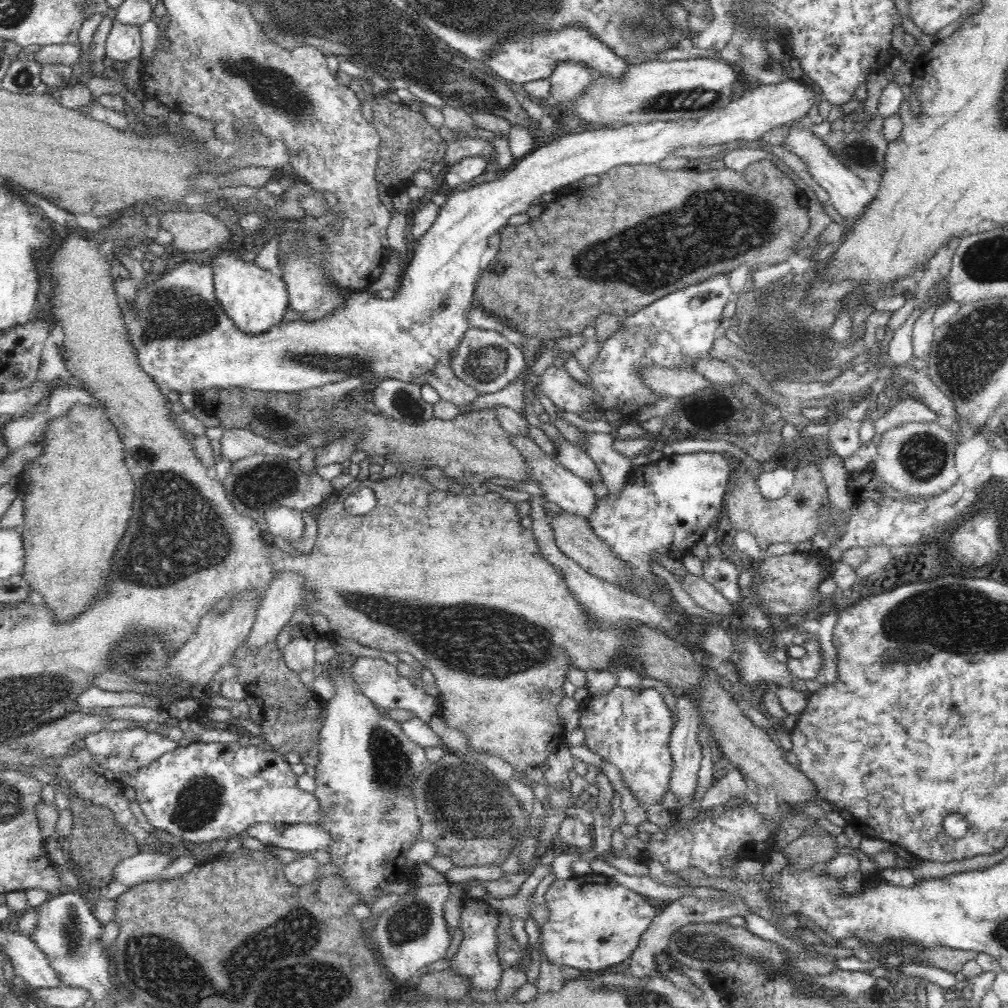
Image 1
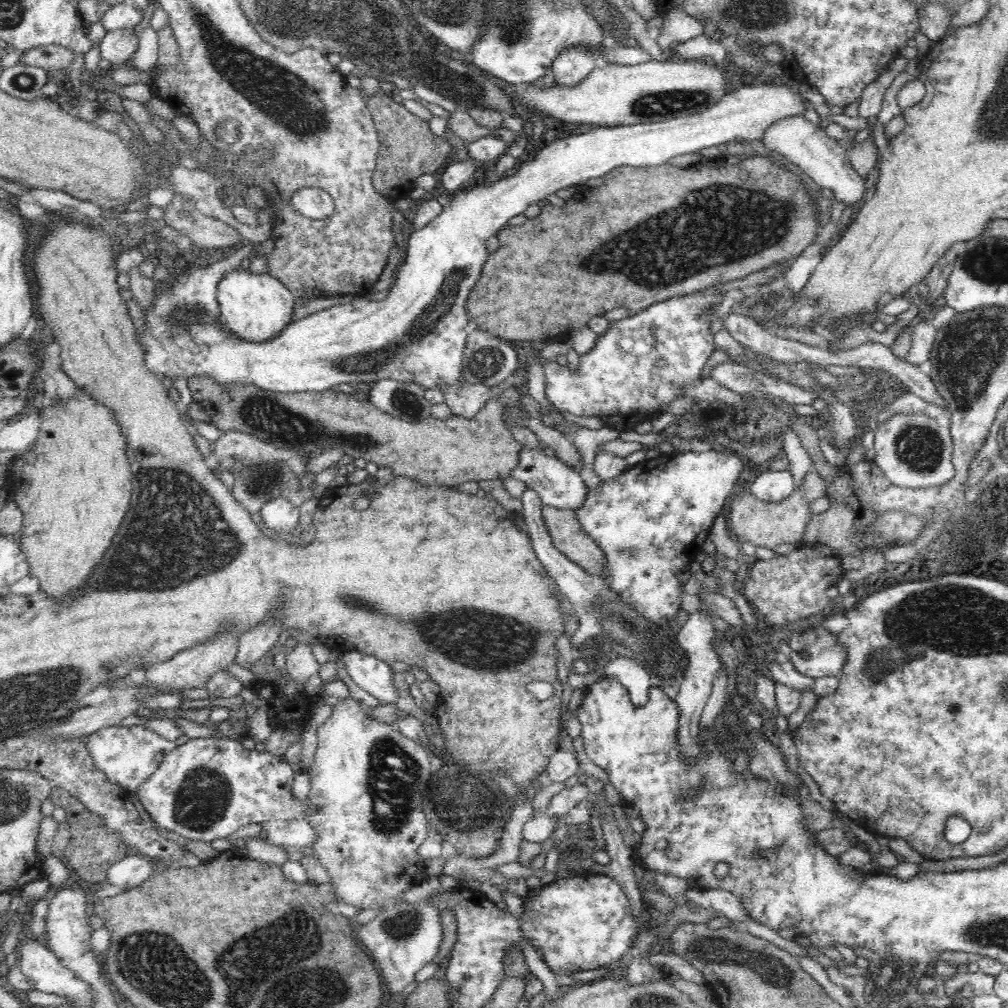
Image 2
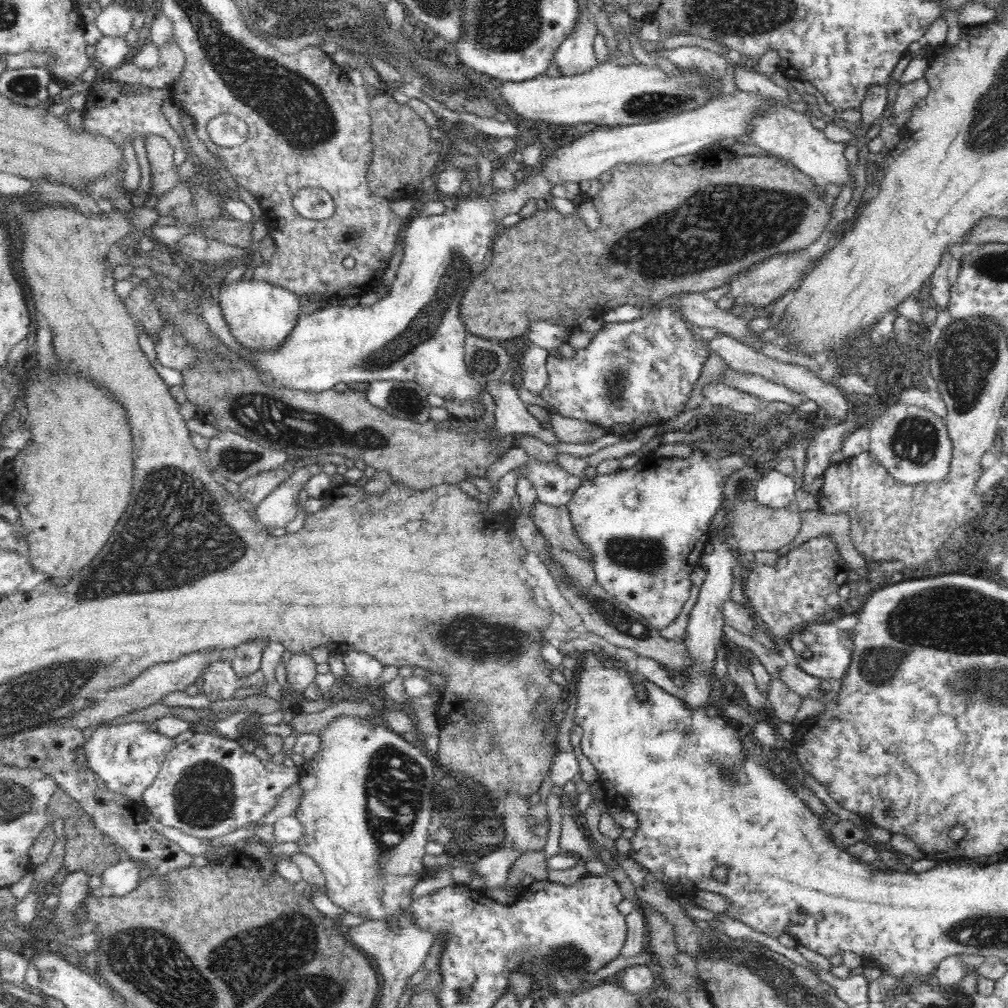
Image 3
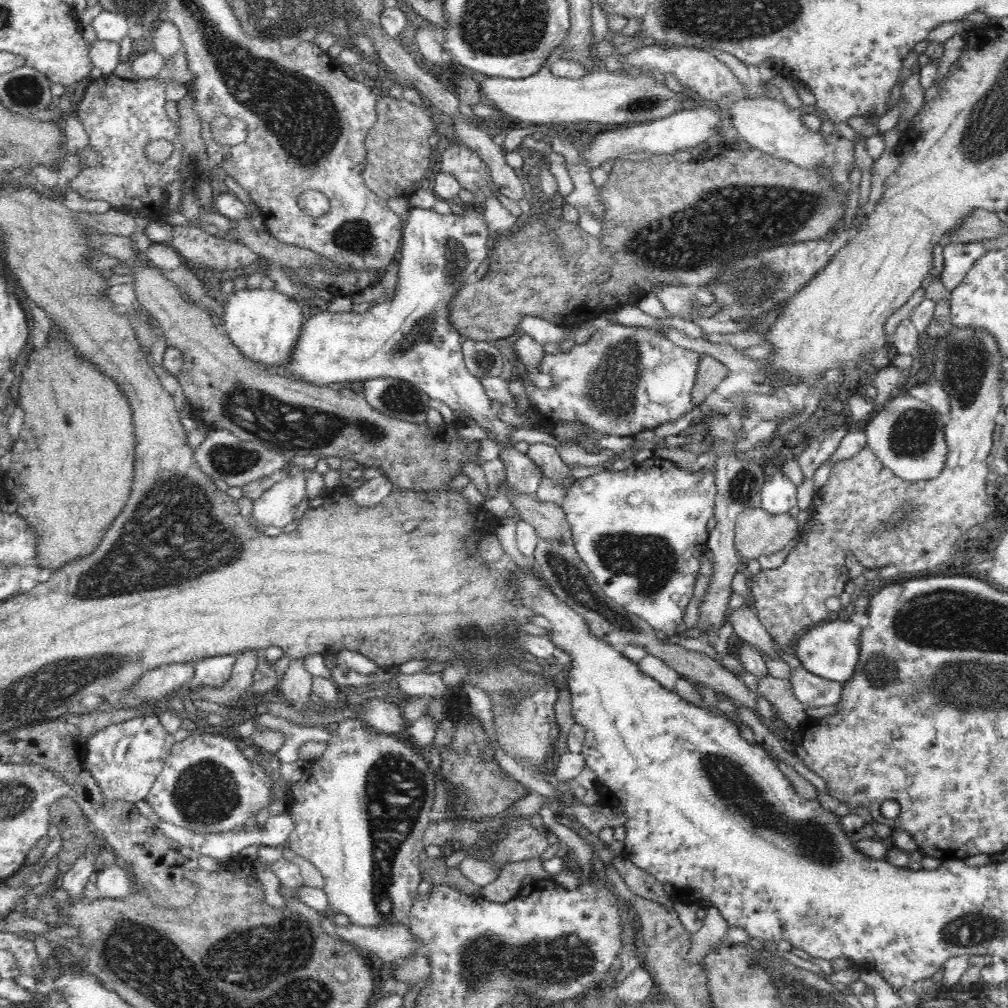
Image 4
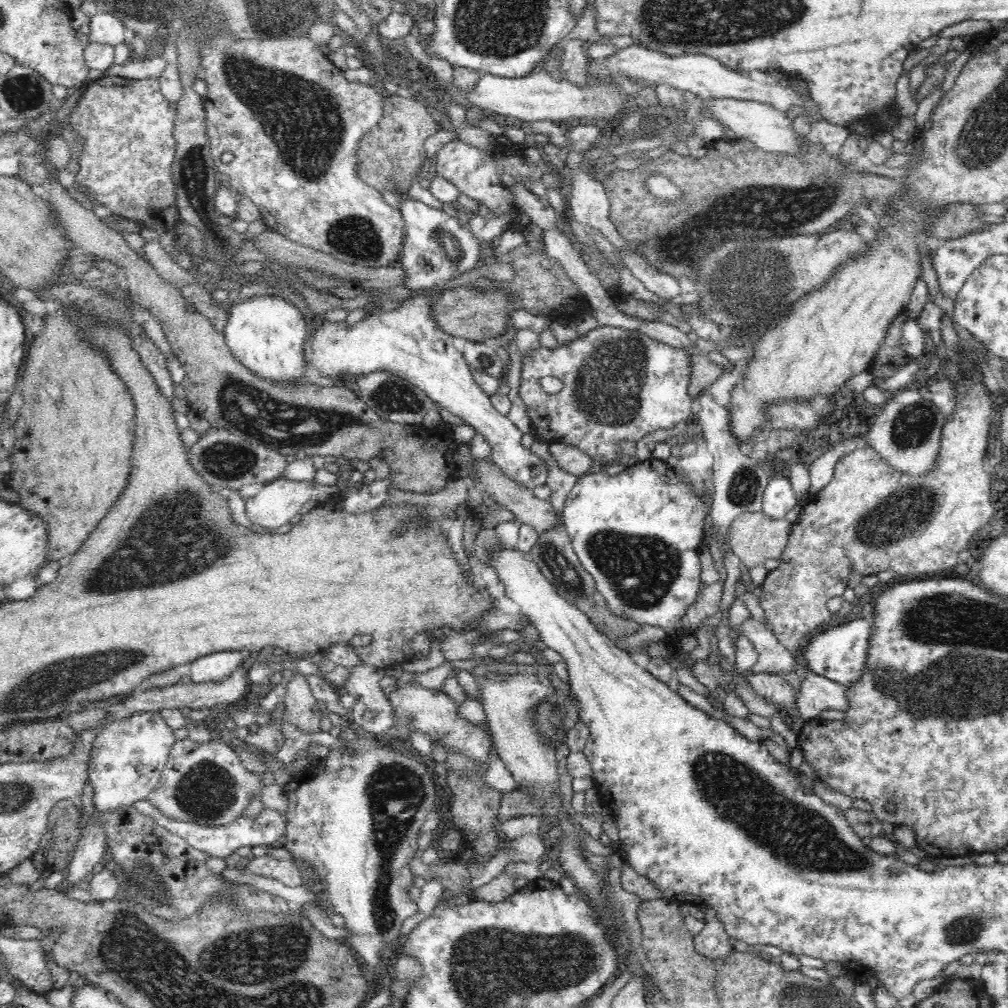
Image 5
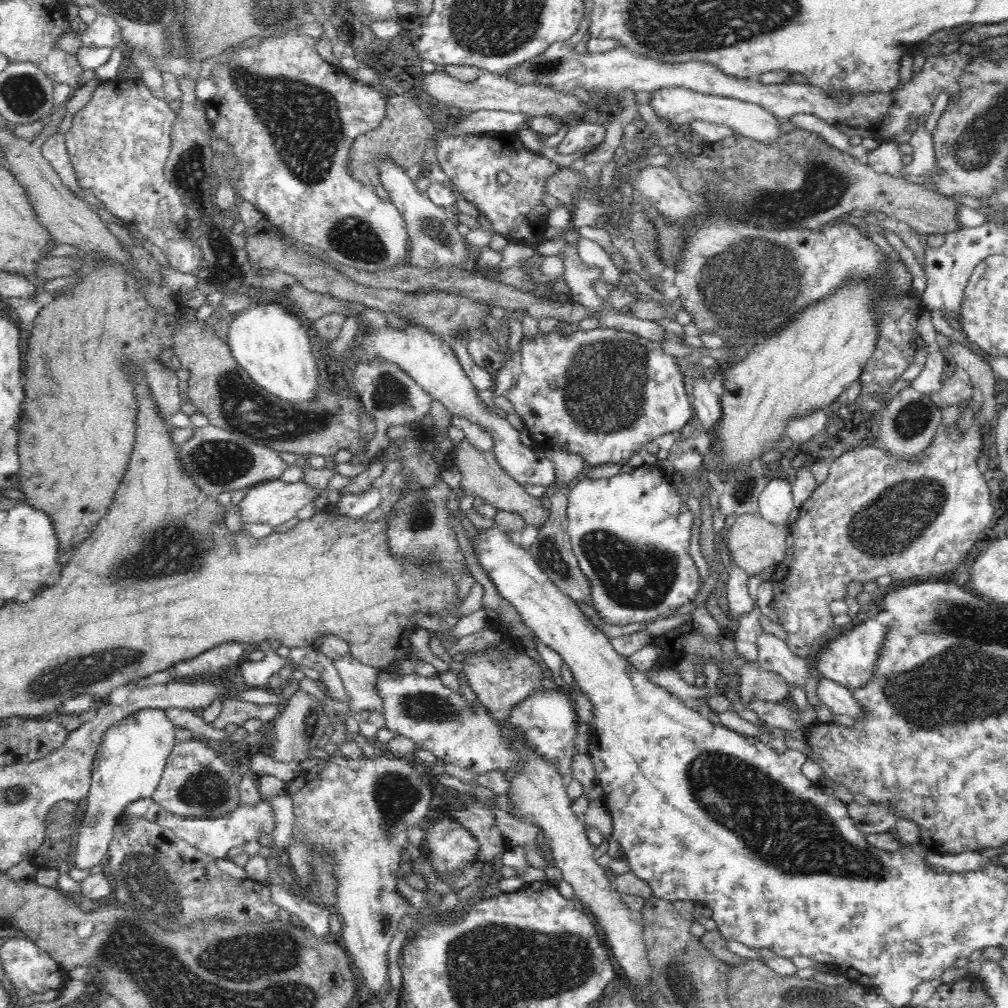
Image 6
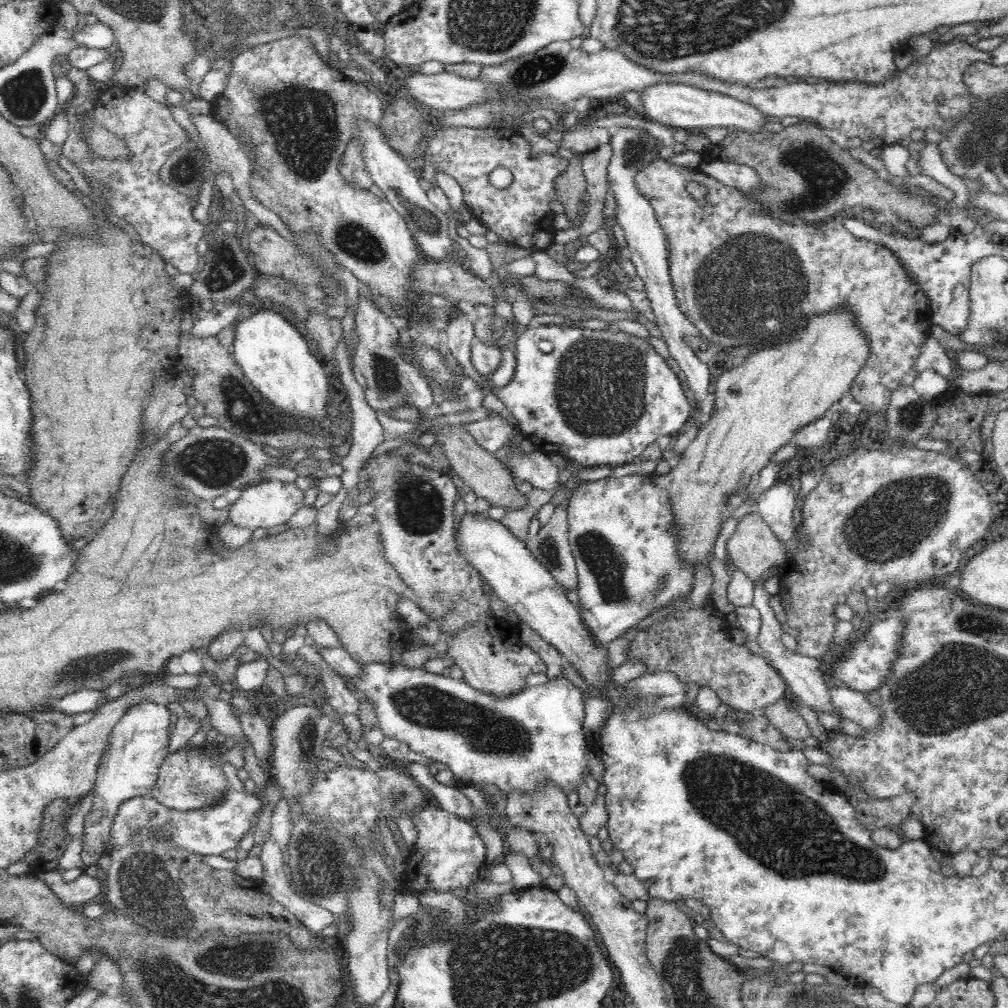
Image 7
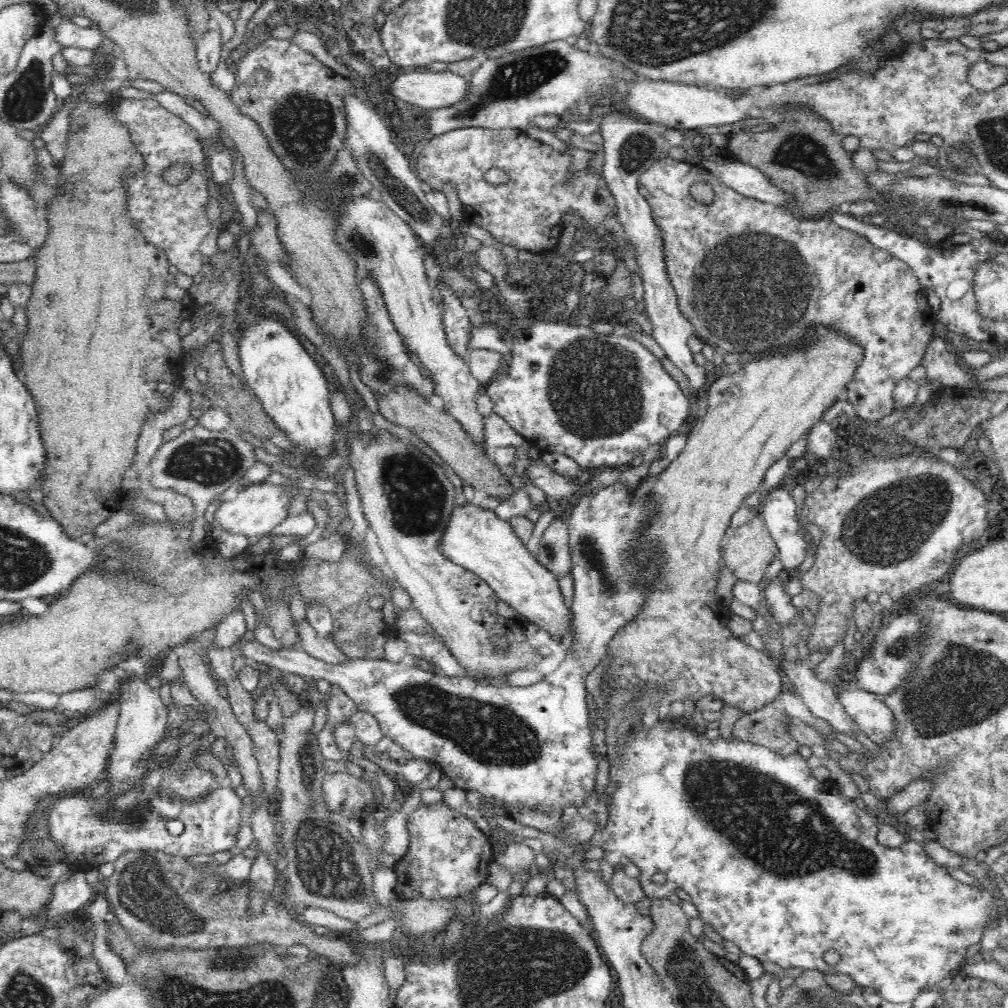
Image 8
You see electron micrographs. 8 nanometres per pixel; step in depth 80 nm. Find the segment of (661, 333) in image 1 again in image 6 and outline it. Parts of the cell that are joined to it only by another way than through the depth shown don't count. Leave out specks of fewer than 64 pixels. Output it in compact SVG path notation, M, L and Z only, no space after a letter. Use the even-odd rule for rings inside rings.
M595 328L594 330L580 330L575 329L571 334L561 332L560 330L553 330L545 334L538 331L533 338L524 337L521 340L520 347L520 362L522 372L517 376L516 386L510 391L506 399L514 407L516 413L524 423L525 429L533 441L533 446L541 453L544 450L558 449L567 450L568 452L575 452L584 459L587 465L602 465L602 464L618 464L627 463L636 452L644 448L647 443L653 442L659 436L667 433L677 432L688 424L688 420L692 418L693 405L690 405L686 391L684 391L684 381L682 381L682 371L675 363L675 358L664 353L660 343L656 341L646 340L641 336L624 332L620 329L614 328Z

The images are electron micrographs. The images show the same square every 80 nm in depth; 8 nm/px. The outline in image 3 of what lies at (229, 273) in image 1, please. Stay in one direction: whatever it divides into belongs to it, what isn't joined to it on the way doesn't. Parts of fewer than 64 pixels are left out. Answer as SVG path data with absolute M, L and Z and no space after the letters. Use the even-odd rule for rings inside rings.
M252 278L245 281L240 279L230 284L223 283L218 290L217 298L232 336L249 350L272 352L280 348L300 319L298 295L263 280L258 282Z

